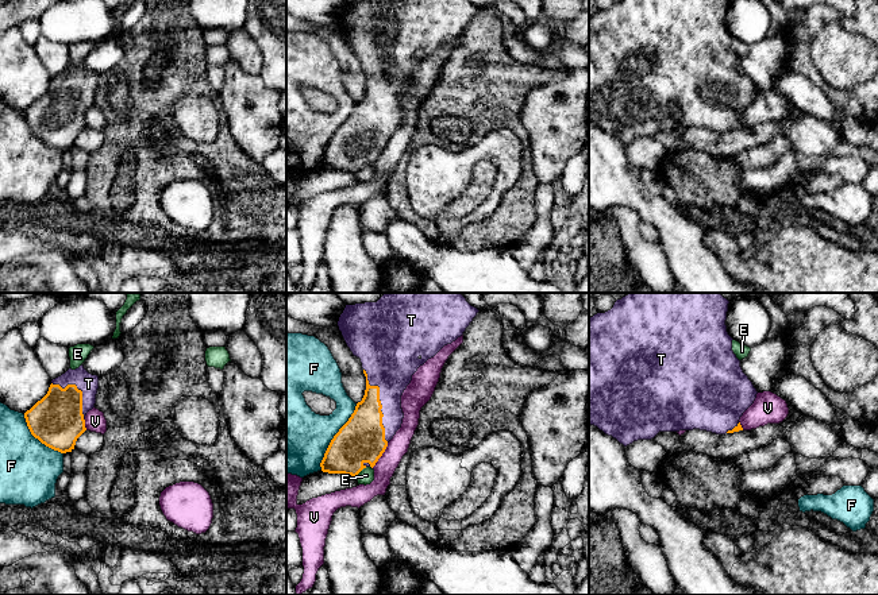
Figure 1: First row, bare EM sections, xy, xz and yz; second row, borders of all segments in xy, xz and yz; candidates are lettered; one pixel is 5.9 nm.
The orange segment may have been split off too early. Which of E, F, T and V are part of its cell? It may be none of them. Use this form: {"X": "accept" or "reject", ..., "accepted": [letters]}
{"E": "reject", "F": "reject", "T": "accept", "V": "reject", "accepted": ["T"]}

